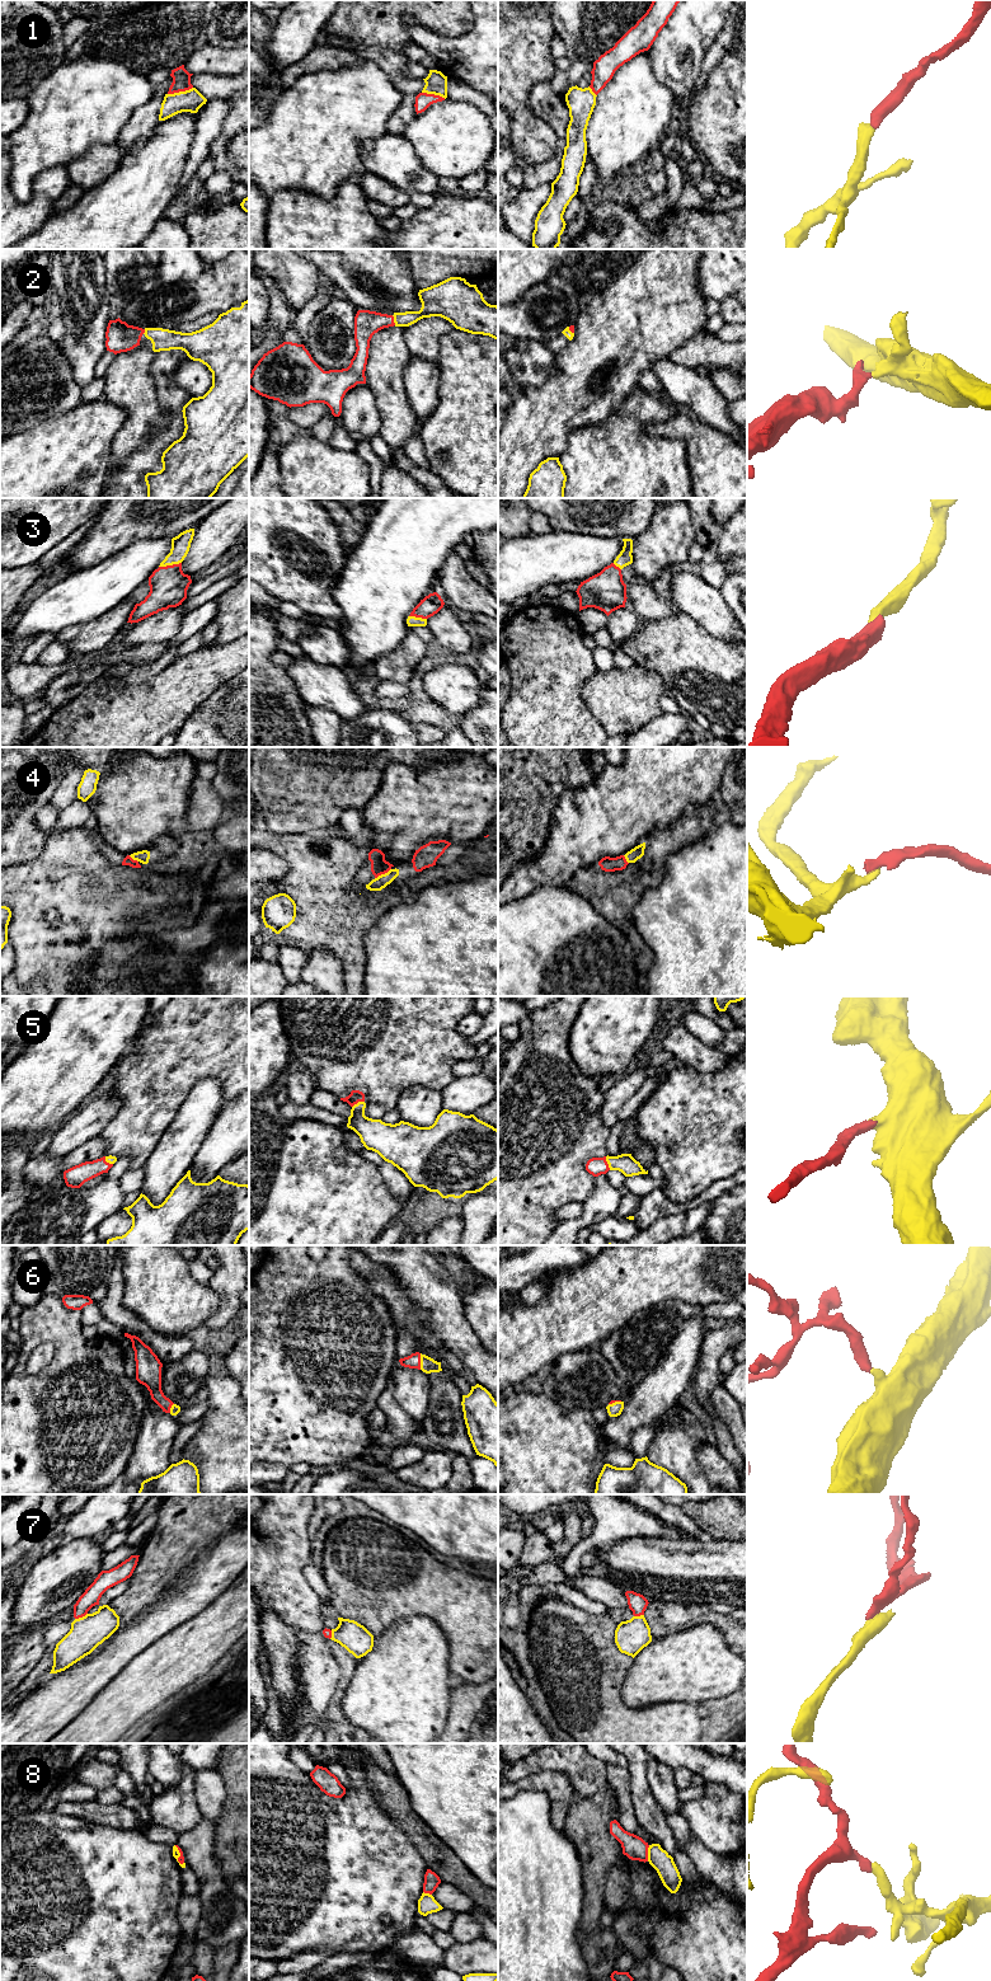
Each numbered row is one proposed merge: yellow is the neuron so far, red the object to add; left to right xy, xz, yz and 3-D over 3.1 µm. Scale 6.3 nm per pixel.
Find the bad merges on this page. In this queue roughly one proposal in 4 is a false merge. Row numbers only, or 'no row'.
8

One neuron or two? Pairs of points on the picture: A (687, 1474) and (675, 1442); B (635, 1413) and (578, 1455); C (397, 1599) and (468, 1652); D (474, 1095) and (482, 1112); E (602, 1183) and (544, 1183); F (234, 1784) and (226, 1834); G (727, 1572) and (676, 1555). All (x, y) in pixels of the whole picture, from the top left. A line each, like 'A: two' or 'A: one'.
A: one
B: two
C: one
D: two
E: two
F: one
G: one

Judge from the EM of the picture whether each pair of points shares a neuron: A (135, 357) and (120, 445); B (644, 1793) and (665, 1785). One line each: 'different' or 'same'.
A: same
B: different

